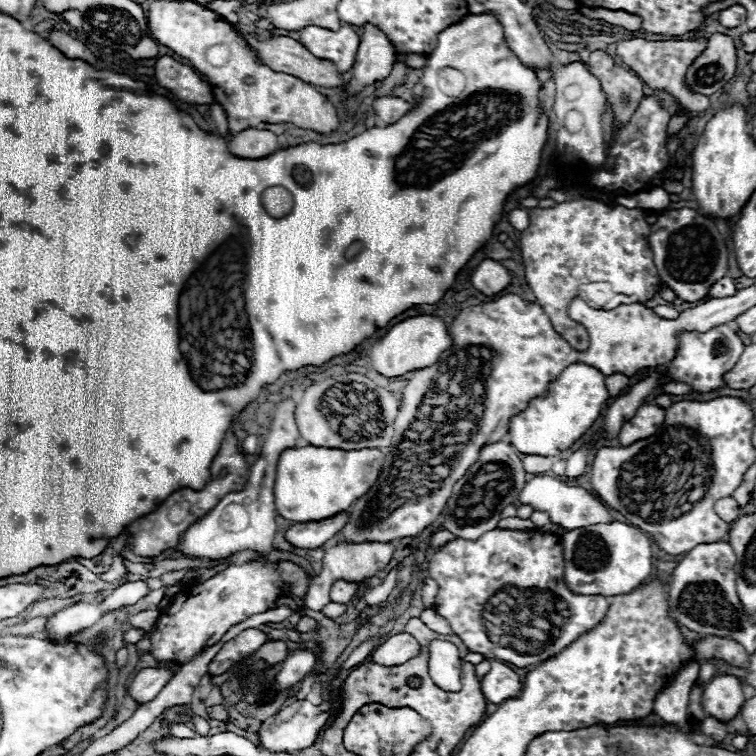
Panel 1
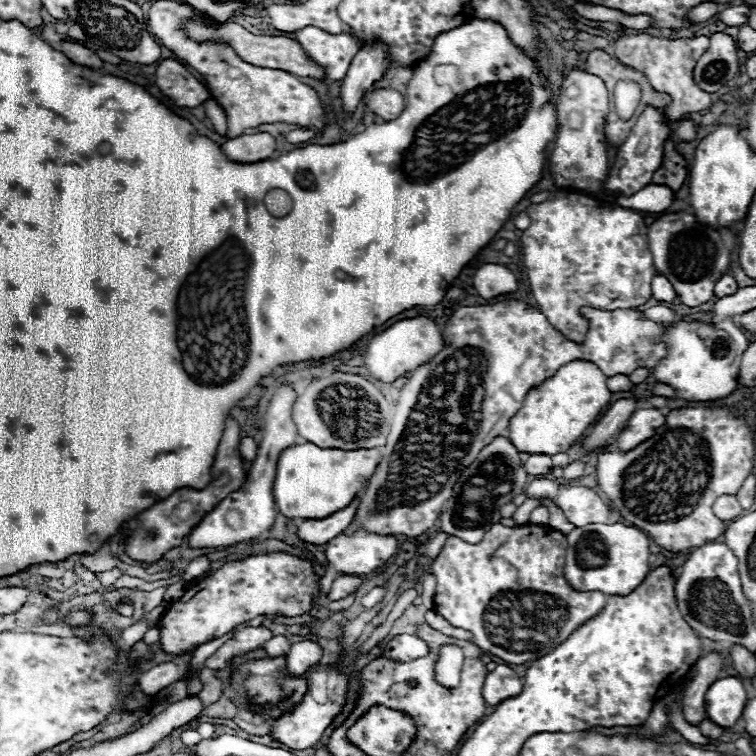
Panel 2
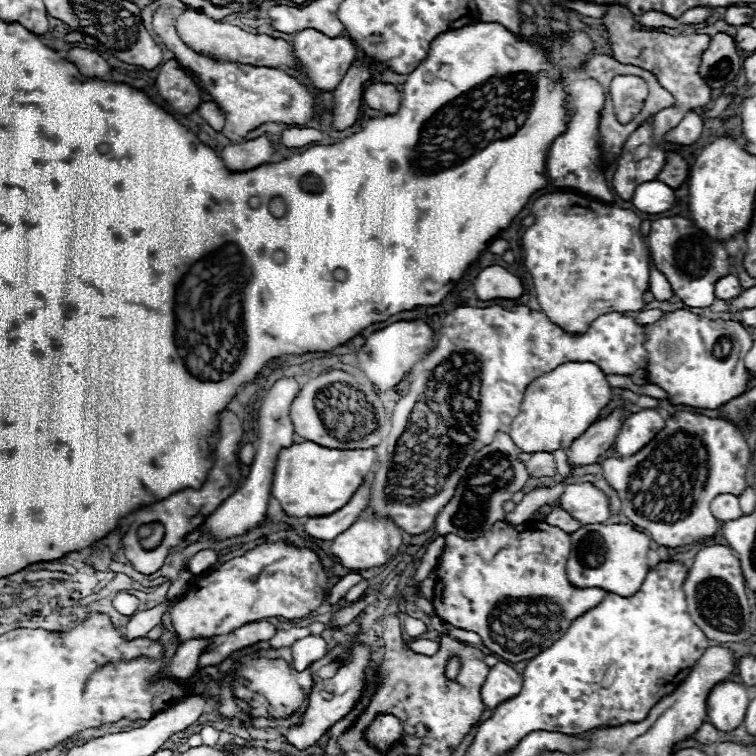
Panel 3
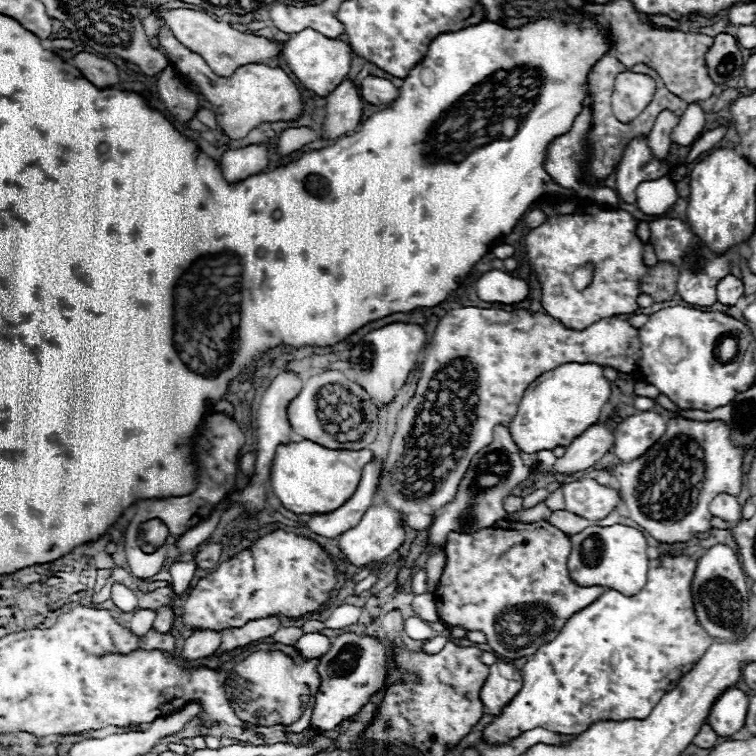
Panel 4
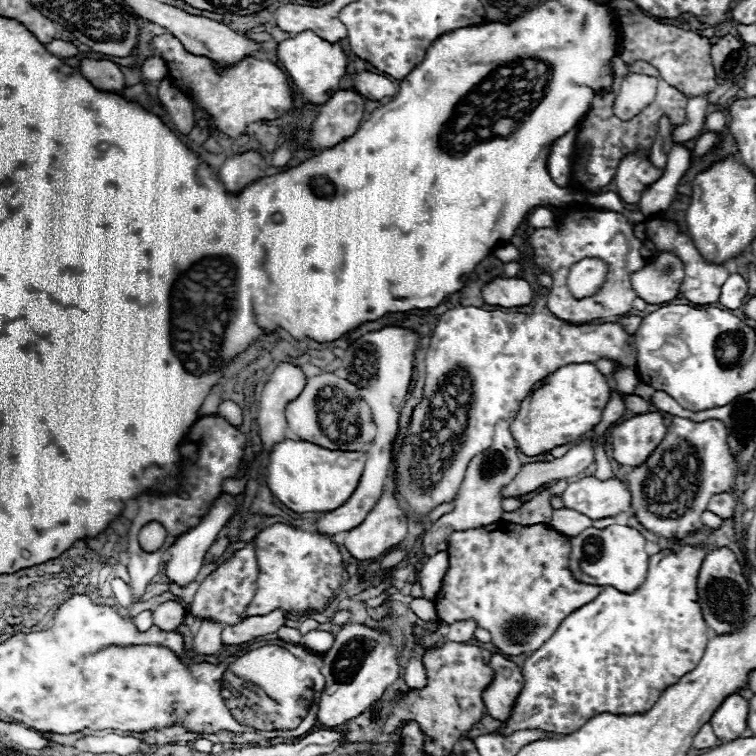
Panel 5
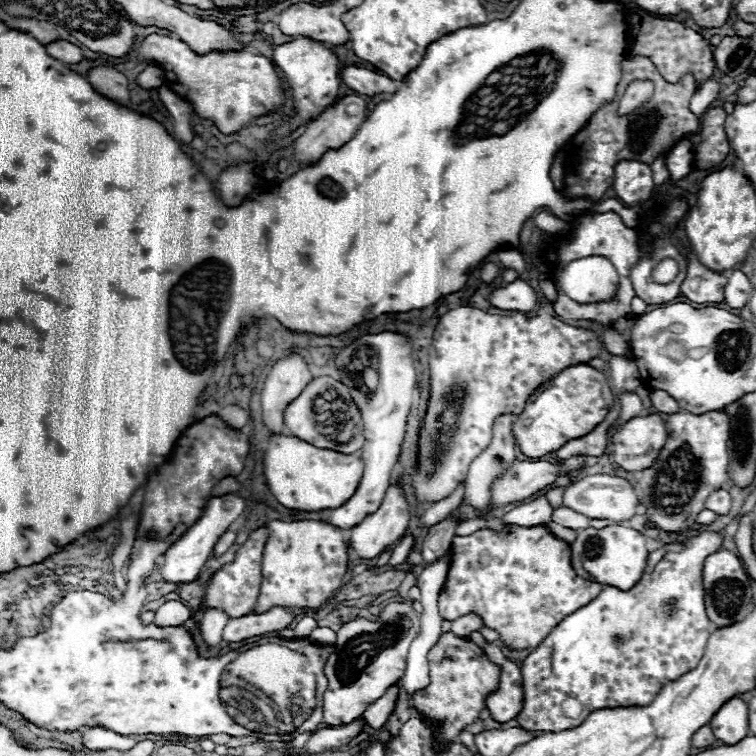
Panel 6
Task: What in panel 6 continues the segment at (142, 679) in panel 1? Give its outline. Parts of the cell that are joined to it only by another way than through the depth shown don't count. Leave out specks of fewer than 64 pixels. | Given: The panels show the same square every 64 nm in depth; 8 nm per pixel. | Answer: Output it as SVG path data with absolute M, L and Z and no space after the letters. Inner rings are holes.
M216 608L206 610L202 616L202 624L200 624L200 634L202 634L204 642L210 646L216 646L222 640L222 630L228 620L230 618L222 610L216 610Z

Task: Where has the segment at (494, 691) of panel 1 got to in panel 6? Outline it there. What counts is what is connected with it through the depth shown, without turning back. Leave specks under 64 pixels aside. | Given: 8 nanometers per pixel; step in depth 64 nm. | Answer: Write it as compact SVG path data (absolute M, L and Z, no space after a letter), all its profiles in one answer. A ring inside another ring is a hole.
M484 642L482 648L486 650L486 654L492 662L502 666L500 688L486 698L486 708L490 710L490 714L496 722L514 720L520 714L522 702L524 702L520 668L512 660L508 660L494 642Z

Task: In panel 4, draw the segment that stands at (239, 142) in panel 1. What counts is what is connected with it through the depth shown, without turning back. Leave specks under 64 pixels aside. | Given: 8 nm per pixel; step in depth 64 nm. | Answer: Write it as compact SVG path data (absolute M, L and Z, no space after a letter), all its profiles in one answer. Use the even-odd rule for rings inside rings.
M246 146L238 150L228 150L222 156L222 174L226 182L234 184L246 180L252 174L262 172L268 166L268 148L266 146Z

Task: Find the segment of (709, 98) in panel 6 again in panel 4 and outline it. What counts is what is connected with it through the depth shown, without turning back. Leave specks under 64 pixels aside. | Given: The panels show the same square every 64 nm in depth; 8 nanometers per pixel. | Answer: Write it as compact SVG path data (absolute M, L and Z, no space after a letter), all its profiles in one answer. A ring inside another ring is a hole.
M694 102L692 106L688 106L688 134L684 138L684 134L674 134L674 142L676 144L692 144L704 130L706 126L706 116L704 110L700 106L700 102Z

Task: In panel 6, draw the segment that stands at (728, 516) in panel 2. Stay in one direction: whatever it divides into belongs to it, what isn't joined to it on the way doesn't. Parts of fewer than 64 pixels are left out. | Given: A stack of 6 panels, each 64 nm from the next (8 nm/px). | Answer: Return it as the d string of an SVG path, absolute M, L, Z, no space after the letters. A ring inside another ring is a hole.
M722 488L714 490L706 498L706 508L712 510L712 512L716 512L716 514L728 514L730 512L730 504L732 504L730 494L728 494L728 490L722 490Z

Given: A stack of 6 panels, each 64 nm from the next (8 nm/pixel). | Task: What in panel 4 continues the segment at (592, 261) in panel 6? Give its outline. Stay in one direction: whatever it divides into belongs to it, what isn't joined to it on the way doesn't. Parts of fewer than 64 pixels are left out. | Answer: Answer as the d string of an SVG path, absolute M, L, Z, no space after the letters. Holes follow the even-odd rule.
M584 264L584 266L580 266L580 268L574 270L574 274L572 274L574 288L576 288L576 290L584 290L586 286L590 286L592 278L594 278L594 266L592 266L592 264Z

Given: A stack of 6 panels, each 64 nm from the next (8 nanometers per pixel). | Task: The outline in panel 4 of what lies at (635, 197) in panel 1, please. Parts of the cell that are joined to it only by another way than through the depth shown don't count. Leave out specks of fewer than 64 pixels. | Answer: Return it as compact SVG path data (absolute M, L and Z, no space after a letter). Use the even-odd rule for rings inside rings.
M668 174L658 180L642 182L636 190L636 204L644 214L664 214L676 198L676 182Z

